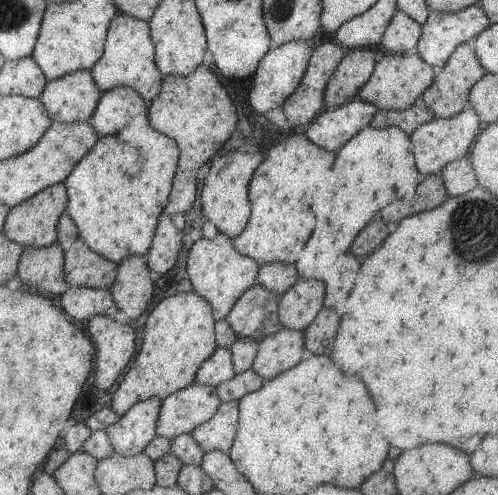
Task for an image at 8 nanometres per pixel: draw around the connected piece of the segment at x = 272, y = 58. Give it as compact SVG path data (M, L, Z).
M291 41L271 47L257 63L253 73L248 101L257 114L265 114L273 108L280 107L283 101L299 86L303 73L306 71L311 46L306 41Z

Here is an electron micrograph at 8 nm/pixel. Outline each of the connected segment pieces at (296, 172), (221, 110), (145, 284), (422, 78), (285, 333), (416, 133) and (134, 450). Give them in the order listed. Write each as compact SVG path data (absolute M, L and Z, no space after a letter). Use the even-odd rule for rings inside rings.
M302 133L287 136L281 142L273 144L250 178L248 184L250 215L241 234L232 240L233 248L239 254L252 258L258 265L270 262L295 264L302 255L304 242L311 234L311 222L315 220L311 204L315 204L315 194L319 192L319 180L327 178L331 160L335 160L335 156L331 156L331 151L313 144Z
M199 65L189 76L179 75L163 75L160 91L153 100L150 100L148 107L148 120L150 125L161 134L169 136L171 140L175 140L178 149L178 163L173 177L173 190L169 194L167 204L164 206L164 213L170 217L176 214L187 212L195 196L197 196L197 169L207 160L219 153L222 144L229 138L229 135L235 130L235 107L232 100L229 99L226 90L221 87L217 81L215 74L207 69L204 65Z
M144 255L127 256L126 259L121 259L117 265L117 278L109 288L110 295L118 310L126 314L129 319L135 320L147 308L147 304L153 296L154 282L149 278L151 272L149 272Z
M389 53L375 63L371 76L357 91L356 98L368 102L378 109L400 111L409 108L415 98L432 83L436 71L416 53Z
M282 326L257 343L250 368L264 382L294 367L305 355L304 333Z
M470 107L463 109L455 116L446 119L434 117L433 120L420 124L410 134L414 165L418 172L423 176L437 175L448 162L468 156L476 136L481 133L479 124L481 121L477 113Z
M151 397L135 403L115 424L104 428L115 453L122 457L138 455L156 436L160 398Z

